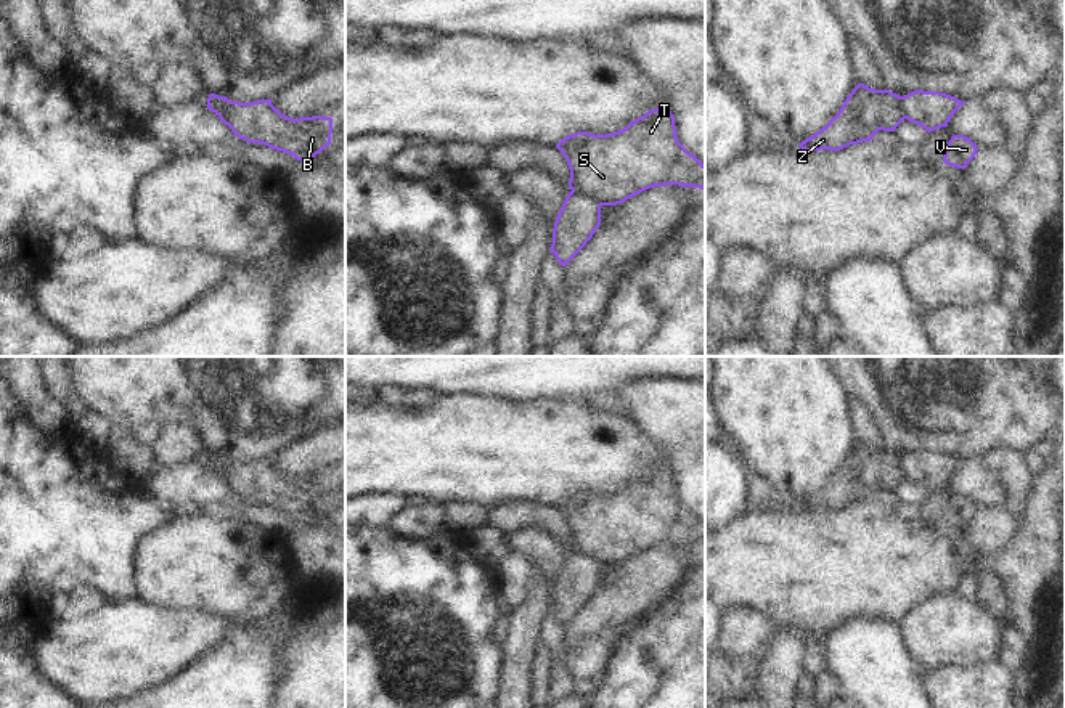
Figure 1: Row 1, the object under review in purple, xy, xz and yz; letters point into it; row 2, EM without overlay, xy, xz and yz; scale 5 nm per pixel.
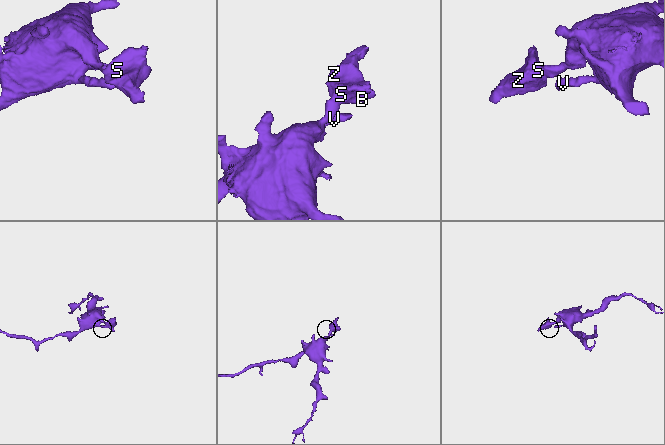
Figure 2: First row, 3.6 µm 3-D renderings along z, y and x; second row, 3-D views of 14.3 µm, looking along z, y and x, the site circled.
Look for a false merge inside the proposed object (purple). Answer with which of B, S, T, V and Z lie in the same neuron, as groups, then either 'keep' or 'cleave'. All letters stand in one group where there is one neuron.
B S T Z / V; cleave

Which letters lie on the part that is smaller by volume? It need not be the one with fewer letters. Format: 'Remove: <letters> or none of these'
Remove: B, S, T, Z

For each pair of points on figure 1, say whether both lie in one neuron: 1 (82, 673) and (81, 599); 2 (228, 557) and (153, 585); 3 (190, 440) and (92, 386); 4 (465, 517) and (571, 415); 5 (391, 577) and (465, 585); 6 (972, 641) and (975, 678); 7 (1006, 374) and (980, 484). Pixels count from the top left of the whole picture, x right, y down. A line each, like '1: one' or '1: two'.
1: two
2: one
3: two
4: two
5: one
6: two
7: two

